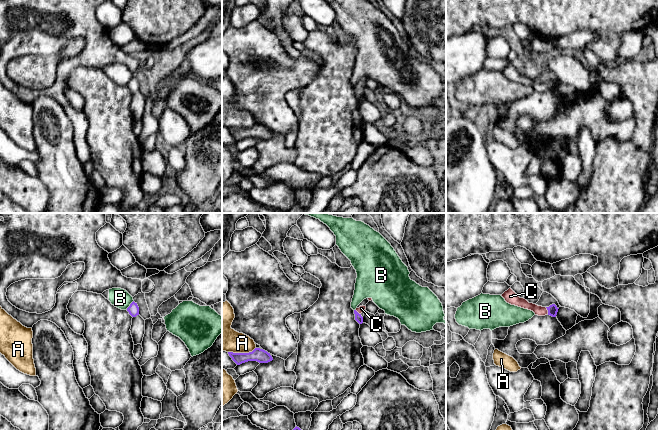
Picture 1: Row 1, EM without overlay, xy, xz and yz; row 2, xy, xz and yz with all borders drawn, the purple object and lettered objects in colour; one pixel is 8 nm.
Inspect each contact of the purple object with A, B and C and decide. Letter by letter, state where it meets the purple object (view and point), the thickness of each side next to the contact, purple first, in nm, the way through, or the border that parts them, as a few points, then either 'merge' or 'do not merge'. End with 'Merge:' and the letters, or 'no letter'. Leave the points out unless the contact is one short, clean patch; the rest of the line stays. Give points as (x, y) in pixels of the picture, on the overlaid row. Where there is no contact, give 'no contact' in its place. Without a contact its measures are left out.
A: xz (241, 353) | 110/220 nm | do not merge
B: xy (130, 305) | 90/160 nm | along xy (133, 300), (126, 309) | do not merge
C: yz (547, 309) | 80/80 nm | across yz (552, 309), (547, 309), (536, 309), (517, 301) | merge
Merge: C

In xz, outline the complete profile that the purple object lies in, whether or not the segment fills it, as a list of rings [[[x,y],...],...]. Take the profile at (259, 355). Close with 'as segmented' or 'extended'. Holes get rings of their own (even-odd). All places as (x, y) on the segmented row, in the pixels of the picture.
[[[255,348],[252,352],[249,352],[249,353],[228,352],[228,354],[237,365],[240,365],[248,361],[268,363],[273,360],[270,353],[260,348]]]; as segmented

